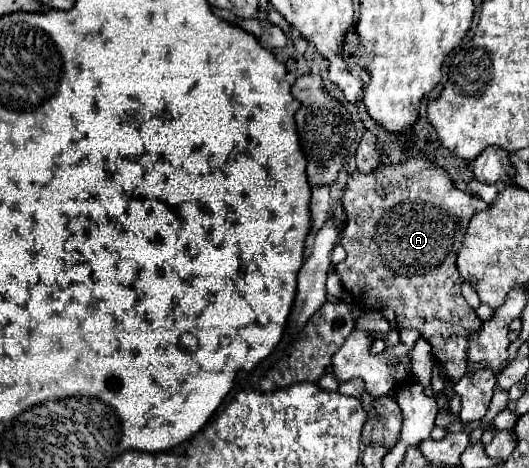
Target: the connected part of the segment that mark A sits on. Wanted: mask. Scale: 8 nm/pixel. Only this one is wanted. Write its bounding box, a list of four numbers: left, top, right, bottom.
[336,158,488,382]

